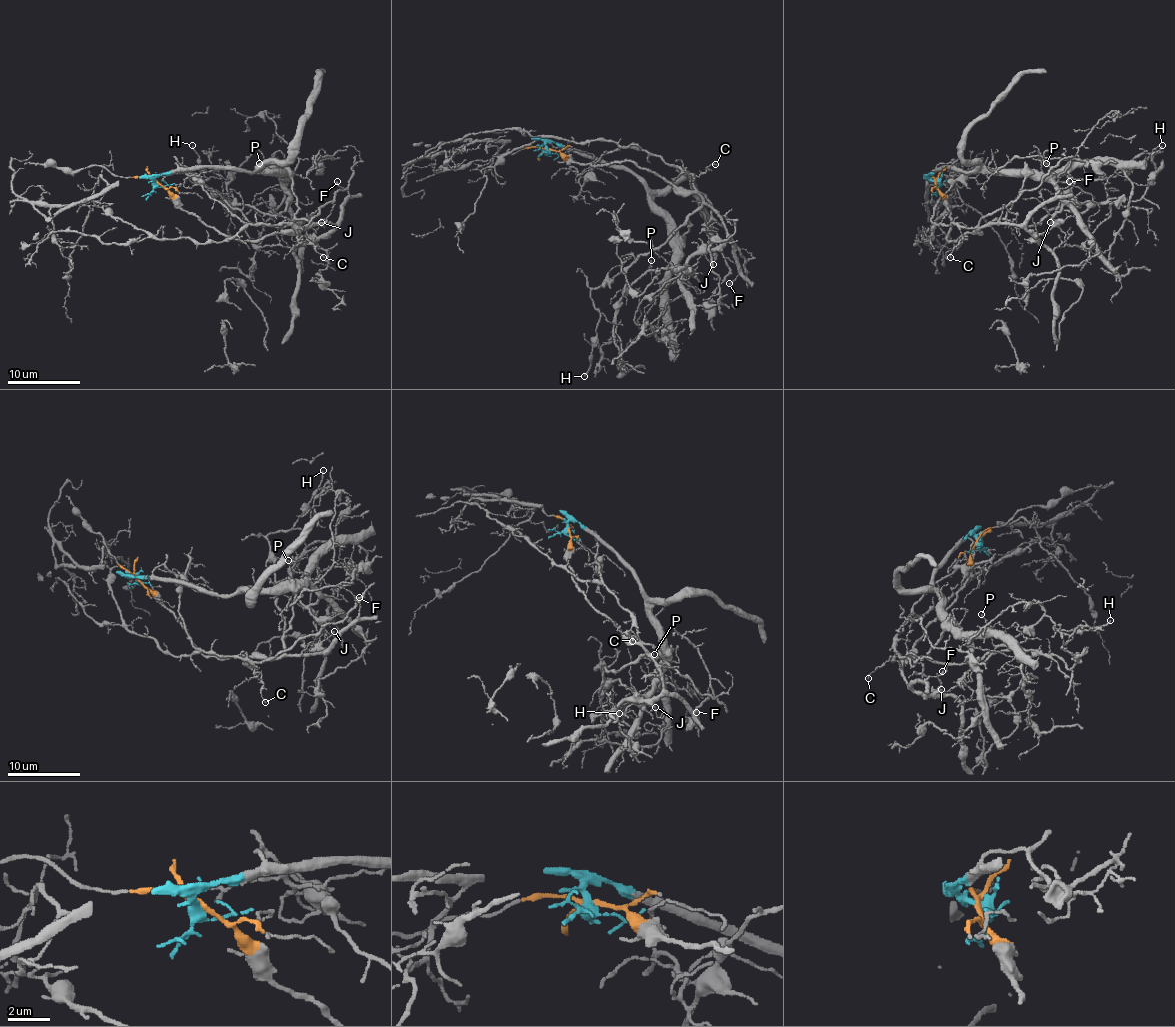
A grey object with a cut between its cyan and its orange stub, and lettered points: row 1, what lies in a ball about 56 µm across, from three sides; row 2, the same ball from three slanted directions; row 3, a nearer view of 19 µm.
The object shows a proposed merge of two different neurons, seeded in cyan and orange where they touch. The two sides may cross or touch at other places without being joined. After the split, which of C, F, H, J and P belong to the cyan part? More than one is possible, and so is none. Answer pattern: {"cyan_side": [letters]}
{"cyan_side": ["P"]}

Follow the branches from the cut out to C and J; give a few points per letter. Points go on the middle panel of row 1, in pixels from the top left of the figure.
C: (548, 150), (575, 163), (627, 161), (692, 190), (689, 174), (700, 175), (716, 165)
J: (548, 150), (575, 163), (636, 163), (692, 190), (725, 228), (727, 237), (705, 257), (712, 264)

